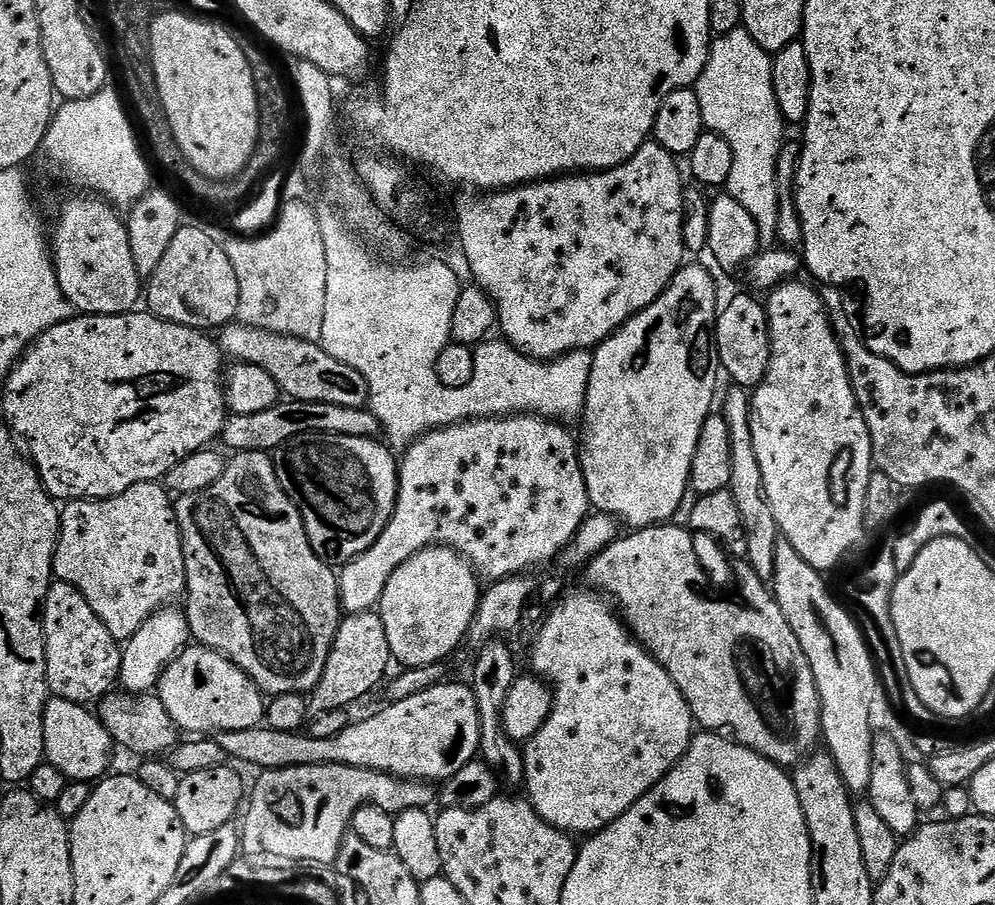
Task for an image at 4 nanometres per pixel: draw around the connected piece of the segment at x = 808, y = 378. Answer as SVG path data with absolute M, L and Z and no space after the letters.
M789 282L779 284L766 296L768 310L768 329L770 330L770 366L766 370L766 378L751 393L751 416L749 418L750 433L753 434L755 457L758 458L759 469L762 472L762 482L765 484L766 498L769 499L770 509L774 512L774 521L779 528L779 535L810 562L817 572L828 574L828 571L855 546L860 540L860 535L866 532L864 526L864 507L866 506L866 486L870 486L870 478L874 471L872 458L872 439L870 430L866 426L866 418L856 401L856 395L850 382L848 363L844 357L835 328L828 319L828 311L824 309L824 297L819 291L811 288L813 285Z

